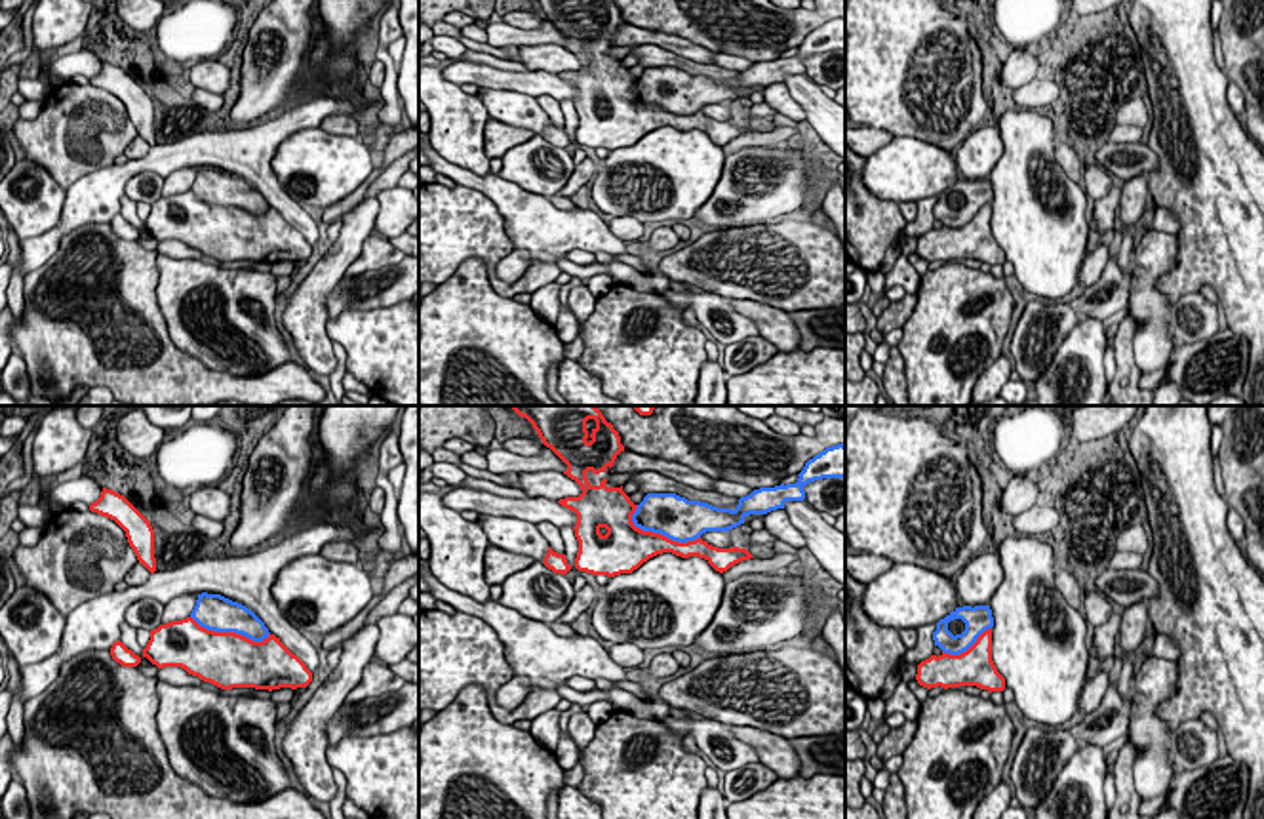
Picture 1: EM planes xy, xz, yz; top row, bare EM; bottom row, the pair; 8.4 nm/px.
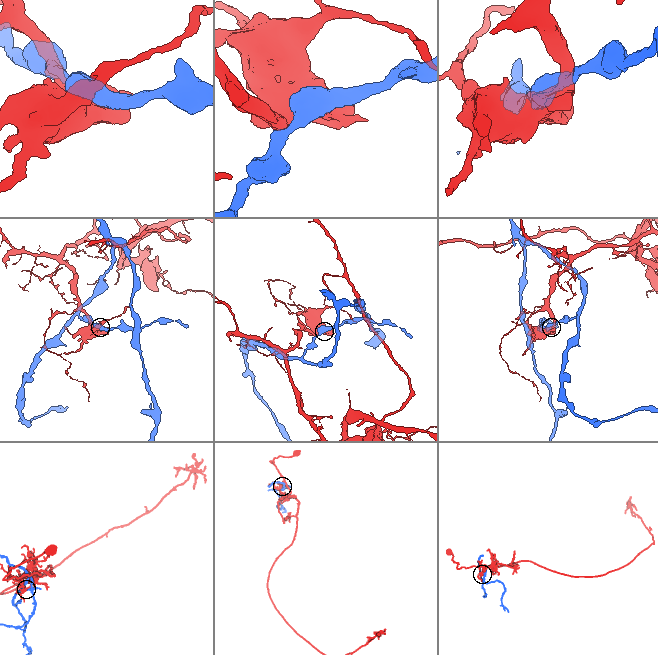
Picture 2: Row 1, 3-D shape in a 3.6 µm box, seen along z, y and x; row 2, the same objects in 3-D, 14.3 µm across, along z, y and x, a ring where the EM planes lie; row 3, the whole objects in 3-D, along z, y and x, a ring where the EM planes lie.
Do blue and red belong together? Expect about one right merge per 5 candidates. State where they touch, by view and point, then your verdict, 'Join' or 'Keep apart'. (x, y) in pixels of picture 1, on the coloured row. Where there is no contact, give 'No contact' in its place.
Touches blue at xz (663, 534). Keep apart

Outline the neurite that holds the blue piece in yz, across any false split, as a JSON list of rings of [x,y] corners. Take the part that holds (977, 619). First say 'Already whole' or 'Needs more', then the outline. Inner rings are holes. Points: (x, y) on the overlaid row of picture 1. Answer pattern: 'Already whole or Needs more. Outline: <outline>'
Already whole. Outline: [[[963,606],[937,623],[933,632],[935,646],[944,653],[959,655],[967,651],[977,638],[994,627],[990,606]]]

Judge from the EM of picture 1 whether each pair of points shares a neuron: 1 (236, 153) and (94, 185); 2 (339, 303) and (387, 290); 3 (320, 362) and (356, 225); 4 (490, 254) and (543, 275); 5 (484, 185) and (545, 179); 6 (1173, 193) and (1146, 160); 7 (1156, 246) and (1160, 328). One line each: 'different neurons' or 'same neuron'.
1: same neuron
2: same neuron
3: same neuron
4: same neuron
5: different neurons
6: different neurons
7: same neuron

